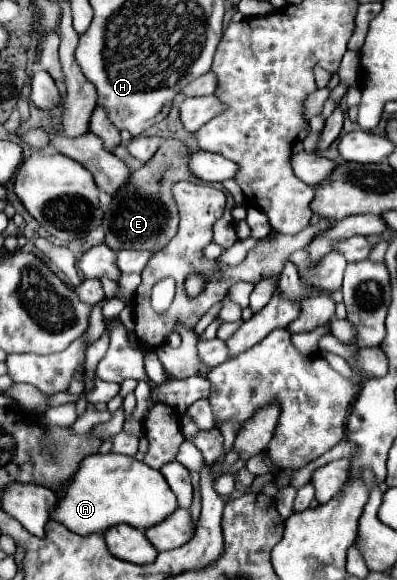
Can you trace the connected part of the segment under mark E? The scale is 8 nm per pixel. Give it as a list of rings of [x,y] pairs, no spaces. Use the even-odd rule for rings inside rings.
[[[167,137],[163,139],[161,147],[153,155],[151,161],[147,161],[141,169],[137,169],[131,175],[131,181],[127,187],[123,187],[111,201],[109,211],[103,219],[103,229],[107,237],[107,245],[115,251],[119,249],[149,249],[159,251],[163,249],[173,233],[177,231],[177,211],[173,209],[173,175],[179,175],[177,181],[185,181],[185,171],[189,171],[189,155],[191,149],[181,143],[179,139]]]

